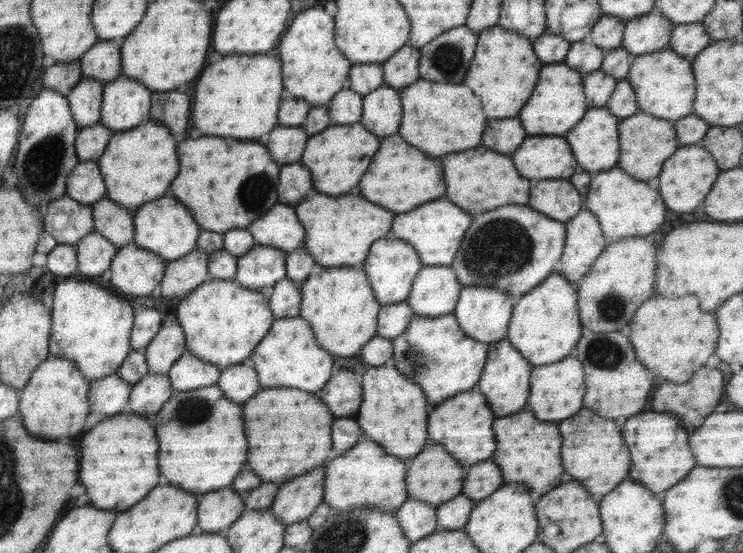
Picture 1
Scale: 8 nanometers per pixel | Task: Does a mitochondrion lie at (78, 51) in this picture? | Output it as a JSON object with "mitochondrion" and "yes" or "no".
{"mitochondrion":"no"}

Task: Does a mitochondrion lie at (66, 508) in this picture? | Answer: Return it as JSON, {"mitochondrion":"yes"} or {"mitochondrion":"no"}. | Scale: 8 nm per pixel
{"mitochondrion":"no"}

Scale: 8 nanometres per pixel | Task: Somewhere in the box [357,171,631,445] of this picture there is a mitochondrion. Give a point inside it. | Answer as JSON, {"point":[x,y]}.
{"point":[500,246]}

